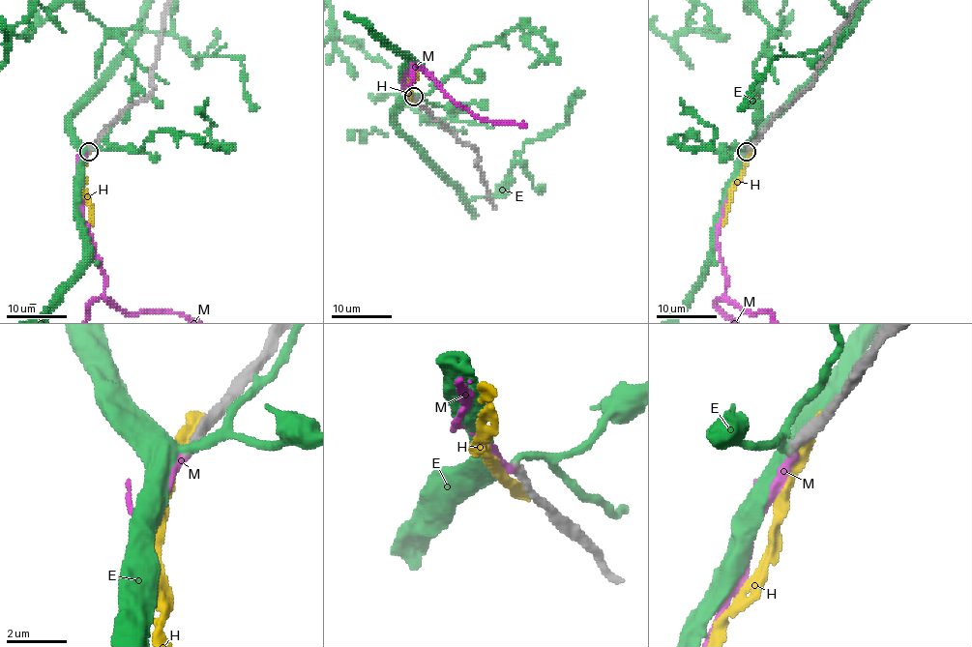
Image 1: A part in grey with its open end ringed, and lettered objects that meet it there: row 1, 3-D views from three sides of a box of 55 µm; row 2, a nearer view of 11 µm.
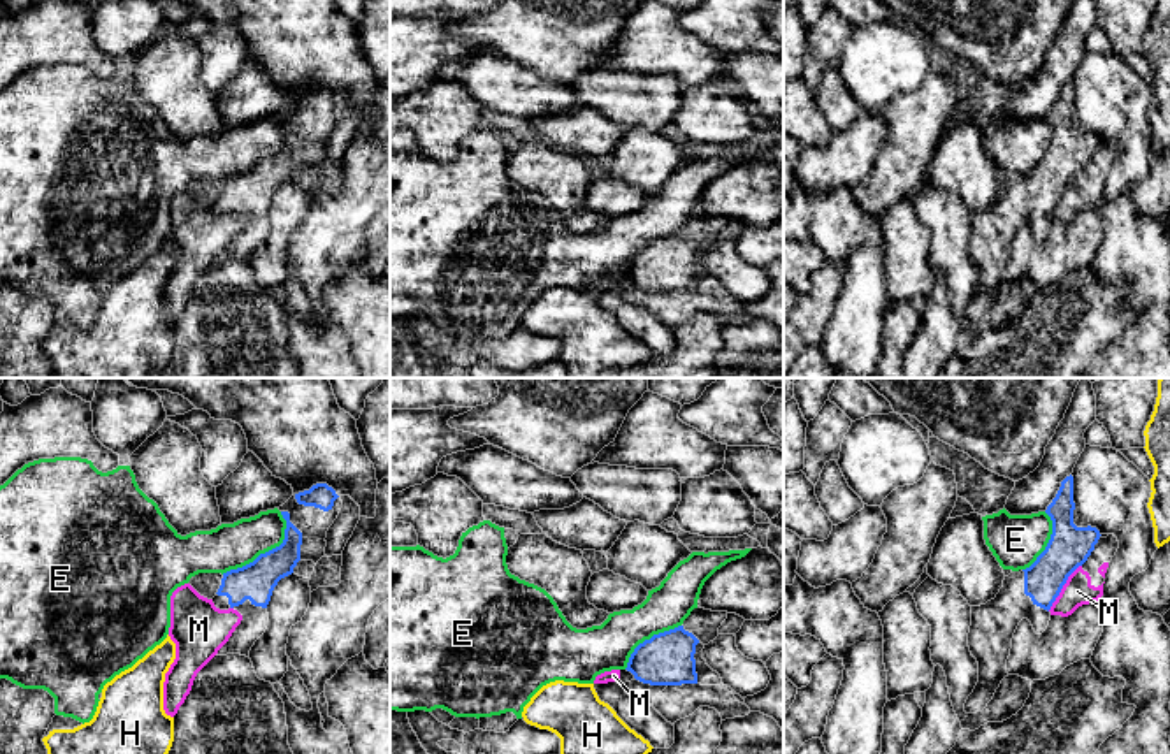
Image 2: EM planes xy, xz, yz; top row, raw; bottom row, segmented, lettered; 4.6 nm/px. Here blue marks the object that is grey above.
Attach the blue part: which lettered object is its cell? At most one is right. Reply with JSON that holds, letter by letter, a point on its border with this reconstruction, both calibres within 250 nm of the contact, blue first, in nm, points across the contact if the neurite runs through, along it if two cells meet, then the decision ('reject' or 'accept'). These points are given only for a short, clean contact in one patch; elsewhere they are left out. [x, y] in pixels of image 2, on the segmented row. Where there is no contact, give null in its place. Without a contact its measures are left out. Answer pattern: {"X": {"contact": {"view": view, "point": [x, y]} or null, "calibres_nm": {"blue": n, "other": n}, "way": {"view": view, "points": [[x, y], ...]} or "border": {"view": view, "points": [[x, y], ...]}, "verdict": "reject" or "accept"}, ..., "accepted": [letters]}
{"E": {"contact": {"view": "xy", "point": [266, 552]}, "calibres_nm": {"blue": 170, "other": 200}, "verdict": "reject"}, "H": {"contact": null, "verdict": "reject"}, "M": {"contact": {"view": "yz", "point": [1061, 587]}, "calibres_nm": {"blue": 190, "other": 140}, "border": {"view": "yz", "points": [[1081, 565], [1068, 577], [1047, 610]]}, "verdict": "reject"}, "accepted": []}

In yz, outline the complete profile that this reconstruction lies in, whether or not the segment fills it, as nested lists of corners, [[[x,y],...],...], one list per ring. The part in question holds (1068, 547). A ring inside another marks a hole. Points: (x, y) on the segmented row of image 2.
[[[1066,476],[1047,506],[1052,534],[1036,561],[1003,580],[994,599],[971,606],[968,647],[979,663],[979,682],[964,703],[966,714],[982,712],[993,700],[1001,680],[1008,677],[1007,659],[1014,633],[1028,619],[1036,634],[1051,620],[1051,606],[1059,596],[1068,576],[1082,566],[1100,540],[1096,527],[1073,524],[1073,476]]]

